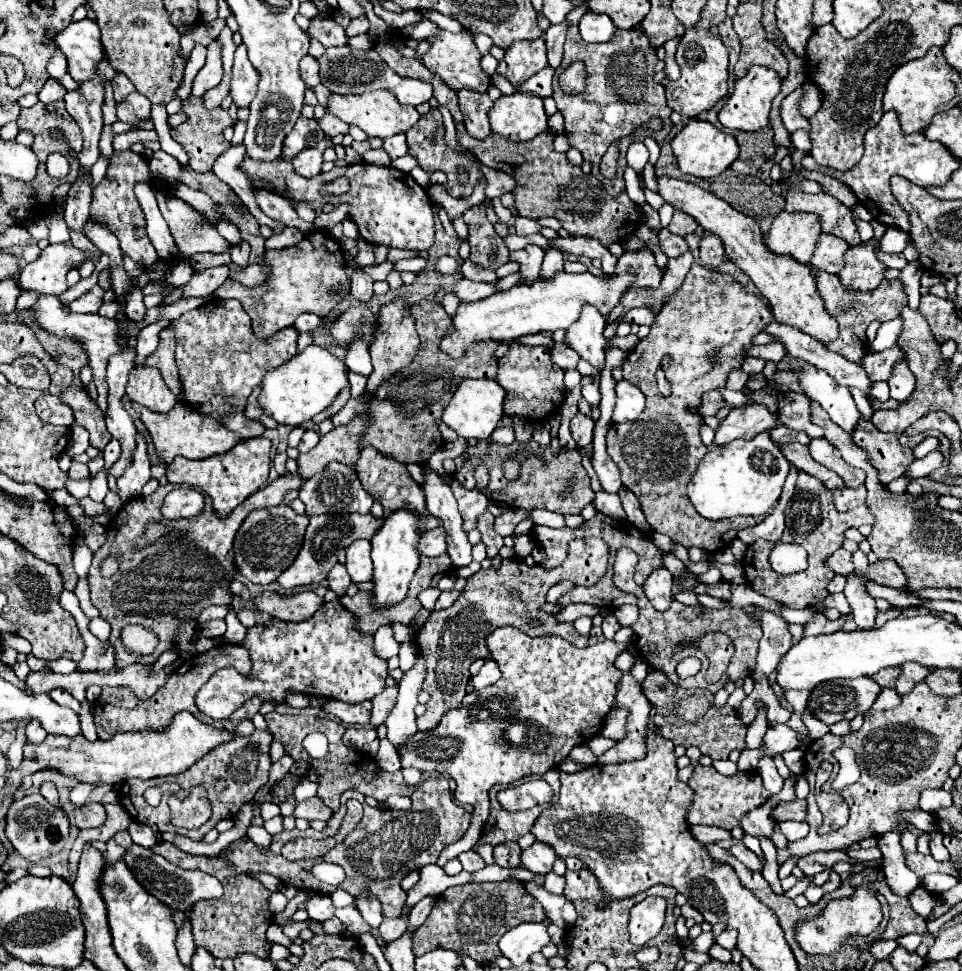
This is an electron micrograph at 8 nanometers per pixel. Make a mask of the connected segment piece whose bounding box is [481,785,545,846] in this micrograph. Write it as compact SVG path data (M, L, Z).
M496 785L491 790L493 796L492 794L490 796L490 814L481 834L481 842L489 842L493 846L505 840L519 840L523 834L531 830L531 826L535 824L535 818L545 808L545 806L535 806L523 812L507 812L496 799L496 794L501 789L500 785Z

